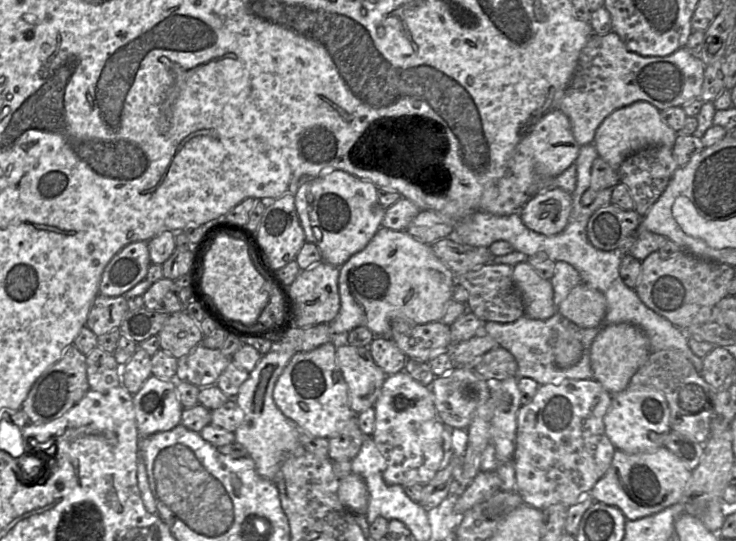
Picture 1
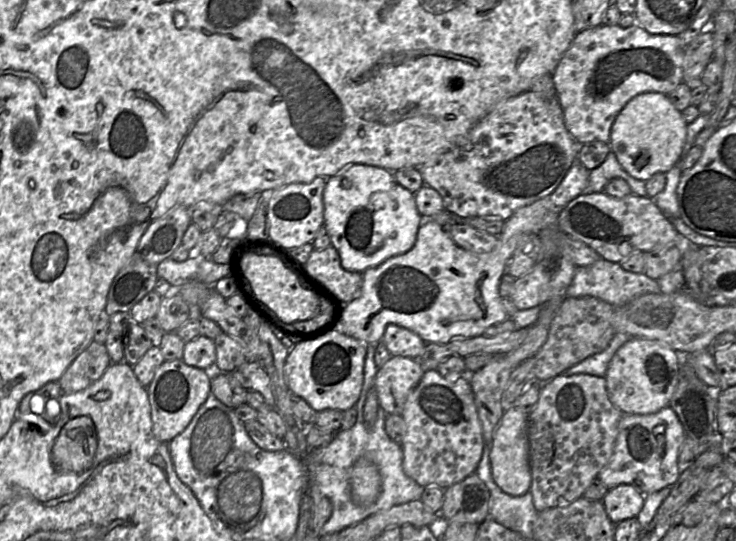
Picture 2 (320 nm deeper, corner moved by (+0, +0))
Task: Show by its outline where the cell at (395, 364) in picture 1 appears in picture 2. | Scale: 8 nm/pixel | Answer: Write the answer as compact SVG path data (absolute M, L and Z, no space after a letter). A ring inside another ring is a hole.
M396 324L386 327L381 341L392 356L412 359L420 356L426 345L418 334Z

